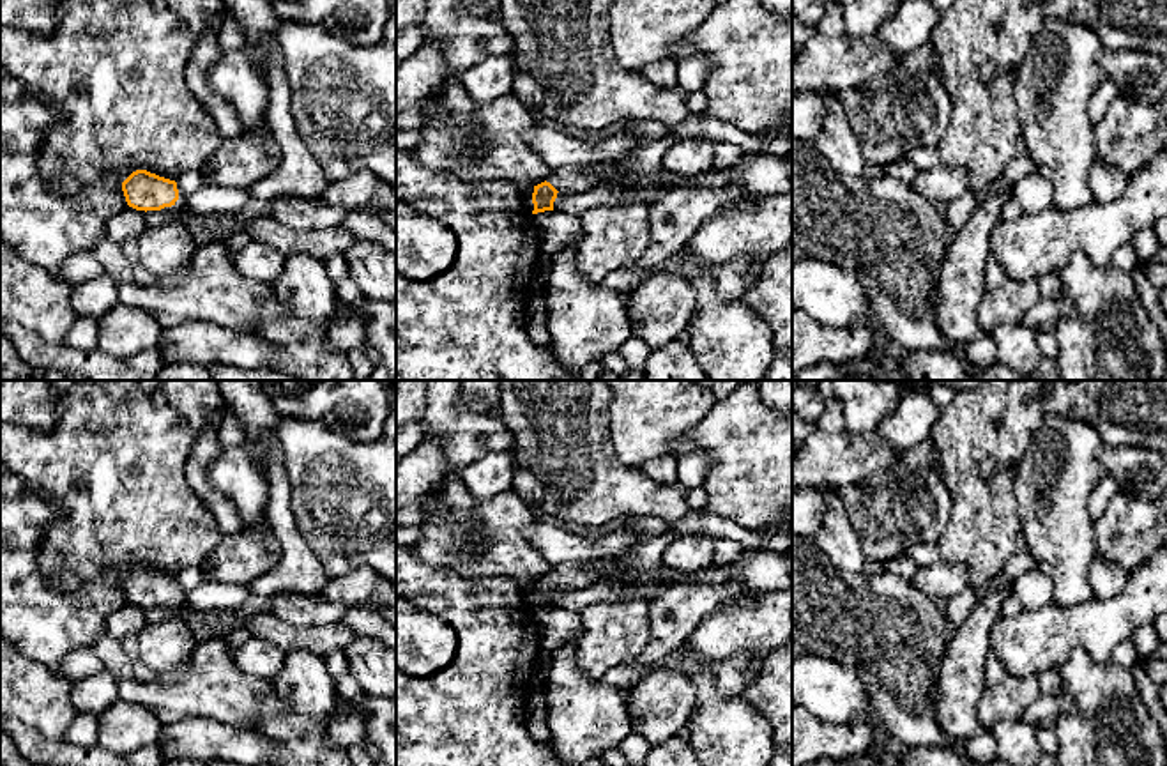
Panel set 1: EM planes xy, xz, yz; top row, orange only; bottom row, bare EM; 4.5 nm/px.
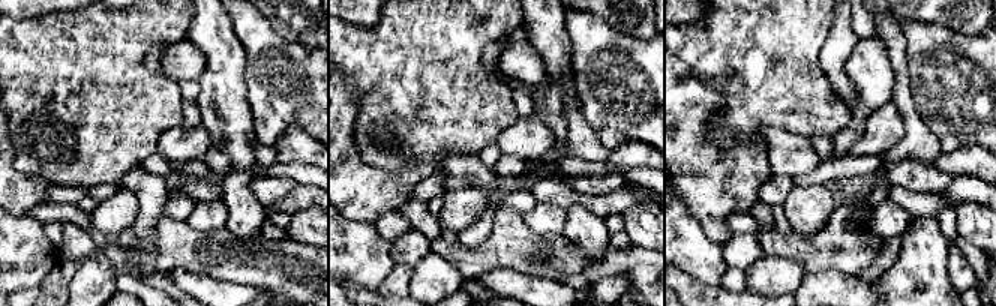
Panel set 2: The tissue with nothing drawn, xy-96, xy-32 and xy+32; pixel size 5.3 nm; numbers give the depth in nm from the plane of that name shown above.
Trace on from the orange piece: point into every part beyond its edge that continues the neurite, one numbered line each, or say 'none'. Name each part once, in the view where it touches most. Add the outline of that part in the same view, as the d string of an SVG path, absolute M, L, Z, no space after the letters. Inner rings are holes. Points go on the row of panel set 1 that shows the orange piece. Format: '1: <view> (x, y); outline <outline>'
1: xz (566, 179); outline M561 166L553 168L550 182L559 193L584 193L599 184L599 179L585 166Z

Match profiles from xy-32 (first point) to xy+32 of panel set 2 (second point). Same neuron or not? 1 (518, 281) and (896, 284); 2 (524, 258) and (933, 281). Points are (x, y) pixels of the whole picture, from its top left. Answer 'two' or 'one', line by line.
1: two
2: two

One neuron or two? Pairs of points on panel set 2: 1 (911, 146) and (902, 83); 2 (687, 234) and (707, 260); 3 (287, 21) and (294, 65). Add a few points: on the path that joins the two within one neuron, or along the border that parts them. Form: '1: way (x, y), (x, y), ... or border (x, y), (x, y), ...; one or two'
1: way (911, 131), (911, 119), (902, 98); one
2: way (687, 240), (701, 254); one
3: border (264, 17), (285, 39), (297, 41), (312, 48); two

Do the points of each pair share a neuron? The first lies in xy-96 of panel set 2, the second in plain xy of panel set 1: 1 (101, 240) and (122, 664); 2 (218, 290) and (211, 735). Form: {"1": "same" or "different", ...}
{"1": "same", "2": "same"}

